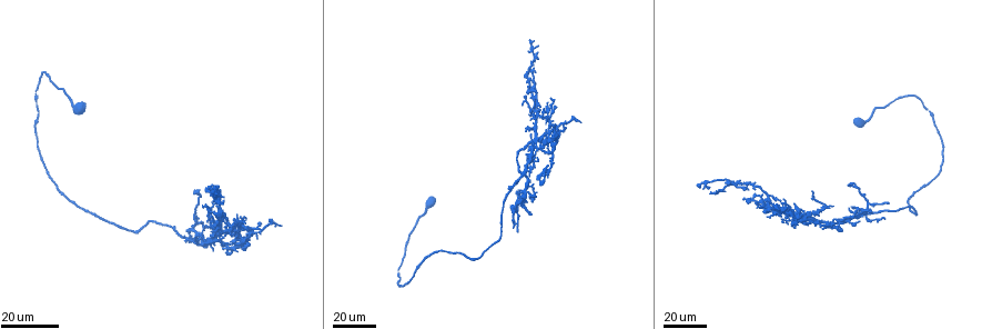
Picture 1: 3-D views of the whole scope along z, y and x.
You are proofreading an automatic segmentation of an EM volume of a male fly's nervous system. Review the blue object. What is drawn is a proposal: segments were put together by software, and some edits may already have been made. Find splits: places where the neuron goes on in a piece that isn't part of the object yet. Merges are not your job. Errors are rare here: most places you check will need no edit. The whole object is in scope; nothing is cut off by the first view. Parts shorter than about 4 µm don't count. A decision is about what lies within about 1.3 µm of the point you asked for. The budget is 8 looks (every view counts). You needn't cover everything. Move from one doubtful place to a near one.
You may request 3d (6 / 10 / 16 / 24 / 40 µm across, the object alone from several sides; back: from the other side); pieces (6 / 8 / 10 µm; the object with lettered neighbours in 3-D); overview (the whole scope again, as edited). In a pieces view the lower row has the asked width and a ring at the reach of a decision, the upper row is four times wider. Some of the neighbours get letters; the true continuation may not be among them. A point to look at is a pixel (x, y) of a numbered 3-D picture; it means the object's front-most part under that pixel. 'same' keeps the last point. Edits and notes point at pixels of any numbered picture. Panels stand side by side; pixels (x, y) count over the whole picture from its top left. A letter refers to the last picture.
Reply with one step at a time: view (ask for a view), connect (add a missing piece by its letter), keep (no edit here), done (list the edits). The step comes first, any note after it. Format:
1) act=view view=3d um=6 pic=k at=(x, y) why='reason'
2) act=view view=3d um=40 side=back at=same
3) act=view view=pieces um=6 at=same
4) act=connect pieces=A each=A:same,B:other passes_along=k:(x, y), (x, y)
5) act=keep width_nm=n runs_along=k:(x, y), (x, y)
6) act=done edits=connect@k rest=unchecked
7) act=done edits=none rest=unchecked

act=view view=3d um=24 pic=1 at=(888, 202)

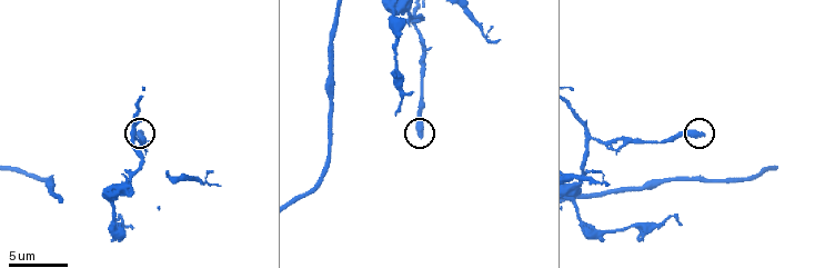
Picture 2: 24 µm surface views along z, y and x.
act=view view=pieces um=10 pic=2 at=(702, 132)

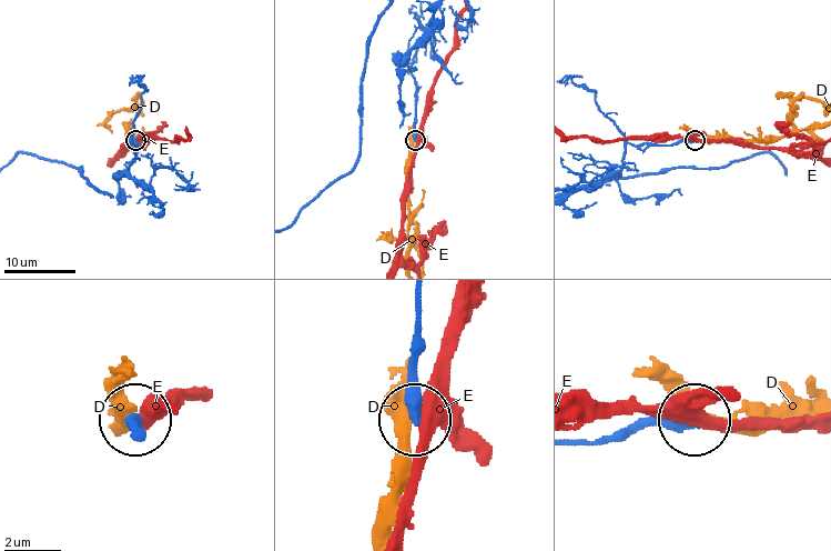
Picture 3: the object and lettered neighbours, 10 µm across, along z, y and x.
act=keep width_nm=380 each=D:other,E:other runs_along=3:(422, 301), (415, 413) found='no lettered piece goes on from it'

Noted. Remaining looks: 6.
act=view view=3d um=40 pic=1 at=(244, 235) why='free end'

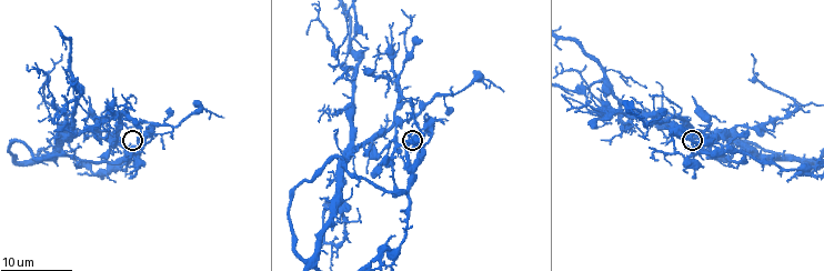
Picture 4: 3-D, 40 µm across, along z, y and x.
act=view view=pieces um=6 pic=4 at=(137, 137)

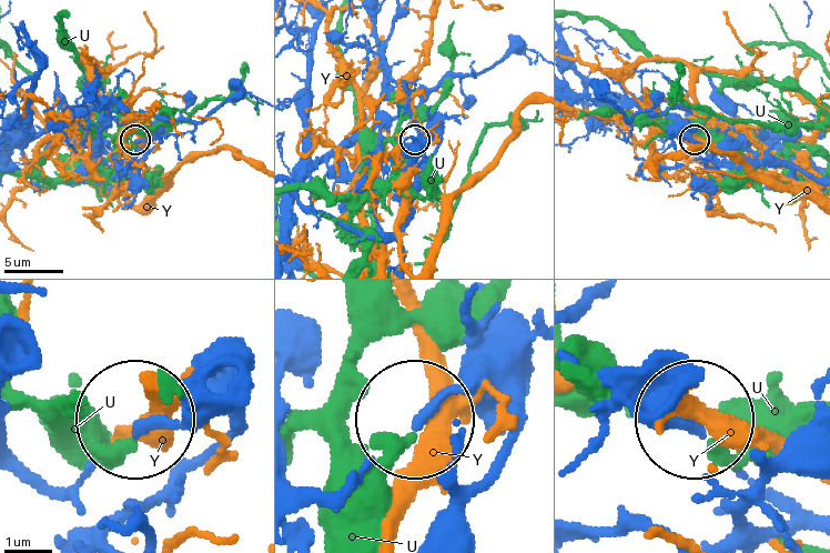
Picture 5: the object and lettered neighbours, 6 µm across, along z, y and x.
act=keep each=U:other,Y:other found='no lettered piece goes on from it'

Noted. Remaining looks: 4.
act=view view=3d um=24 pic=4 at=(420, 40) why='free end'

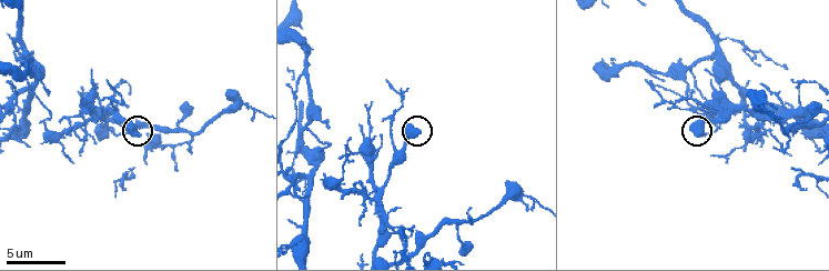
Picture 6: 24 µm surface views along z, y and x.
act=view view=pieces um=6 pic=6 at=(139, 134) why='what lies round it'

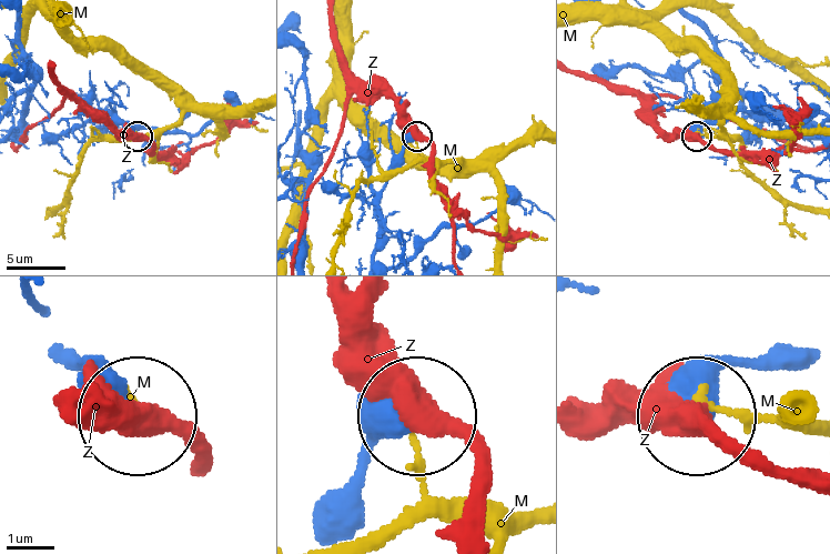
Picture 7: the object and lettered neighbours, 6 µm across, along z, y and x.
act=keep each=M:other,Z:other runs_along=7:(745, 359), (700, 414) found='none of them fits'

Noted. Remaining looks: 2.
act=view view=3d um=16 pic=4 at=(333, 69) why='tapers out'

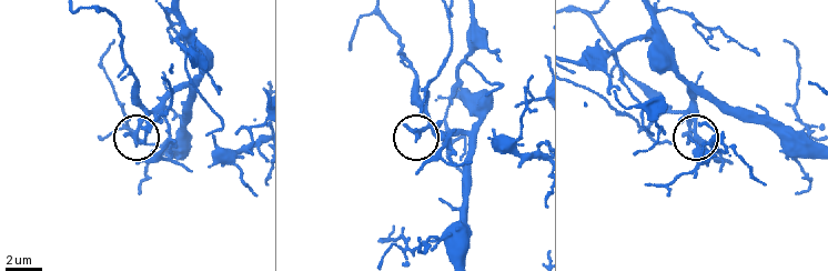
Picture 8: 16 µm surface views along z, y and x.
act=view view=pieces um=6 pic=8 at=(416, 138)

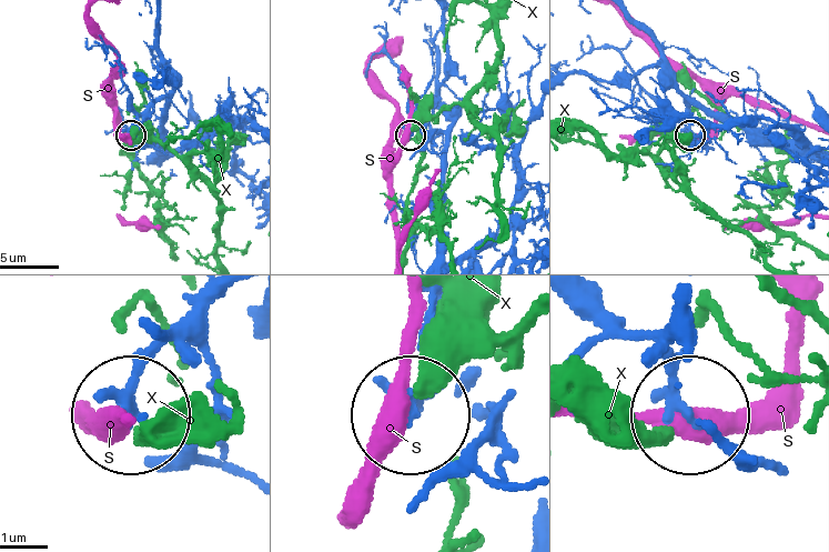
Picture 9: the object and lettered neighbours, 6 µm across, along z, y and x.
act=keep each=S:other,X:other runs_along=9:(680, 317), (669, 364), (689, 408) found='no lettered piece goes on from it'

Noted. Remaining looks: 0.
act=done edits=none rest=unchecked

